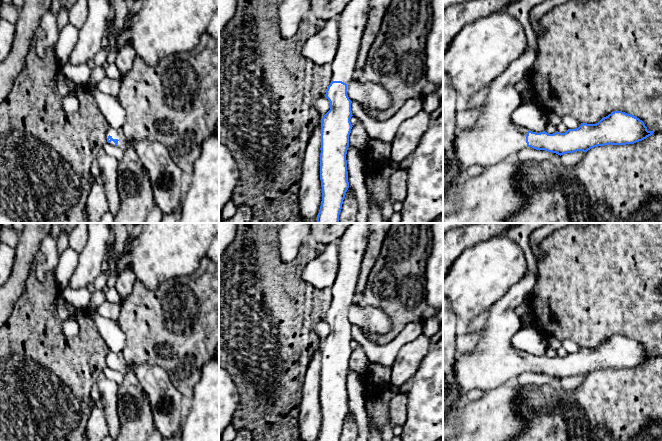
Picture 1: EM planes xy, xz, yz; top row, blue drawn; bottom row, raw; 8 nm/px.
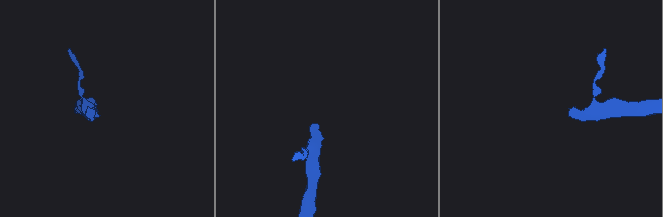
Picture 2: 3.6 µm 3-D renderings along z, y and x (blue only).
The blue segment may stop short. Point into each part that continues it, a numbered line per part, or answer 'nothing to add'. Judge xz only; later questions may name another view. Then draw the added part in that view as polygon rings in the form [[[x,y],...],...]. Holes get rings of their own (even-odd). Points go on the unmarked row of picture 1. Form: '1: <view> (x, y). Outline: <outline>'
1: xz (351, 247). Outline: [[[352,223],[338,240],[339,269],[331,286],[332,305],[348,308],[354,301],[370,223]]]

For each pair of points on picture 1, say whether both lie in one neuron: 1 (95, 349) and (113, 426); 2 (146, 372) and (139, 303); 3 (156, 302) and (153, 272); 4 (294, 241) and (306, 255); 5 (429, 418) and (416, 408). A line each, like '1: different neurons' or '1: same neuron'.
1: different neurons
2: different neurons
3: different neurons
4: different neurons
5: same neuron

